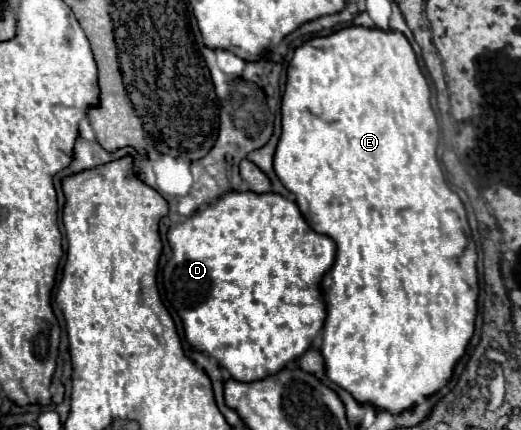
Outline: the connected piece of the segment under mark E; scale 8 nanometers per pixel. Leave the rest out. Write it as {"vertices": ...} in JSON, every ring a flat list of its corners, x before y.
{"vertices":[[350,25,334,31,326,37,312,37,304,41,296,51,286,71,286,89,282,97,282,135,274,155,274,171,282,185,296,195,296,203,310,223,310,227,330,237,336,243,336,261,332,269,322,279,322,293,326,295,326,323,322,339,322,355,326,365,326,375,330,381,338,383,342,389,354,395,356,401,368,403,376,409,386,409,388,413,400,413,410,409,416,401,432,395,452,375,456,361,464,355,470,337,474,335,476,301,478,301,478,271,476,271,476,247,470,237,466,209,460,197,448,187,438,157,438,121,430,105,430,85,418,65,416,53,400,31,382,31,378,27,358,27]]}

